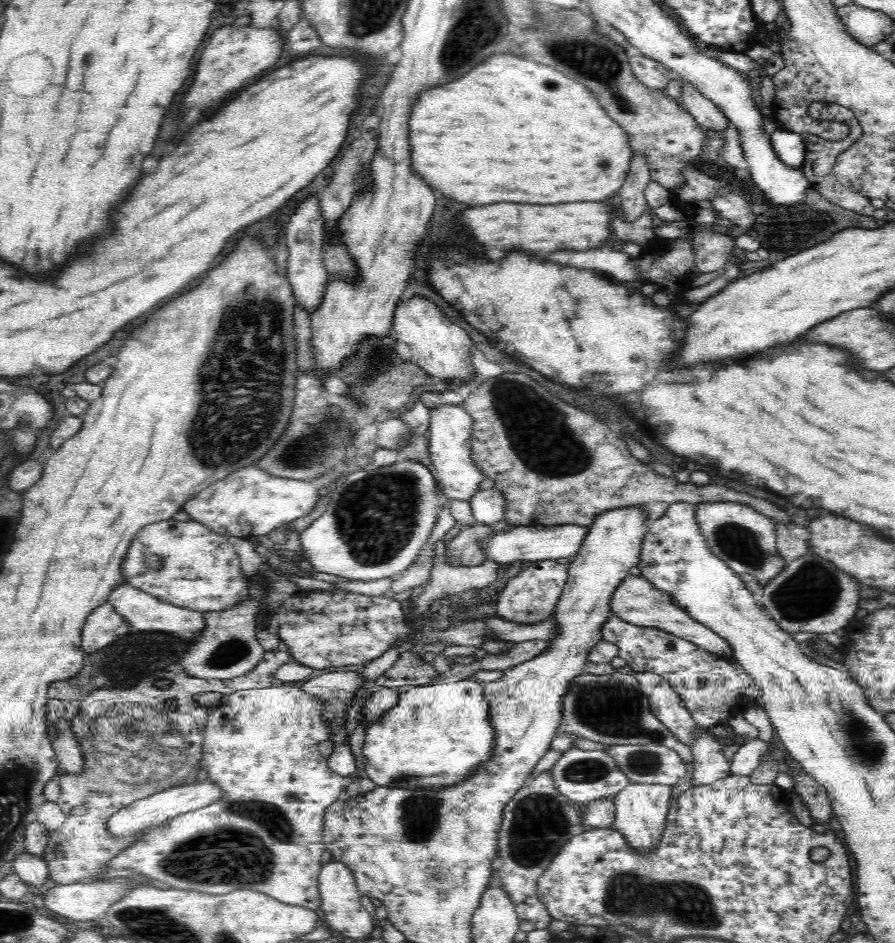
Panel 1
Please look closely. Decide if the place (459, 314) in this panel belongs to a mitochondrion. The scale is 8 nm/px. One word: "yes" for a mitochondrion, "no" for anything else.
no

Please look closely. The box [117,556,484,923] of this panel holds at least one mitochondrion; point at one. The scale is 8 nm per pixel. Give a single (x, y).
(226, 855)

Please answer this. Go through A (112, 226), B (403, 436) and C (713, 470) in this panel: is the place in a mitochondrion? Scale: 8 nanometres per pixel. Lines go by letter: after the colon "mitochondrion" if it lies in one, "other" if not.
A: other
B: mitochondrion
C: other

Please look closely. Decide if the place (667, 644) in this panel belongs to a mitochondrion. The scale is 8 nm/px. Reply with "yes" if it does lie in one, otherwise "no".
yes

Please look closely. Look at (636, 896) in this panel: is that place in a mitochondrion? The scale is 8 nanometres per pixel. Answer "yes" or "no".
yes

